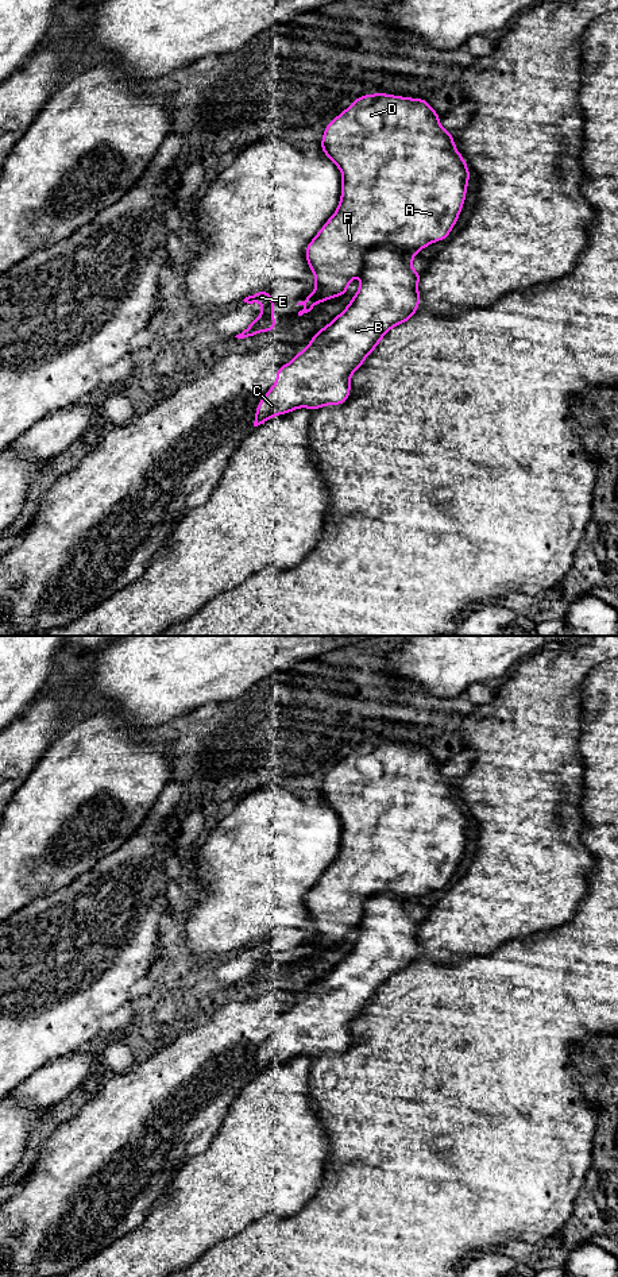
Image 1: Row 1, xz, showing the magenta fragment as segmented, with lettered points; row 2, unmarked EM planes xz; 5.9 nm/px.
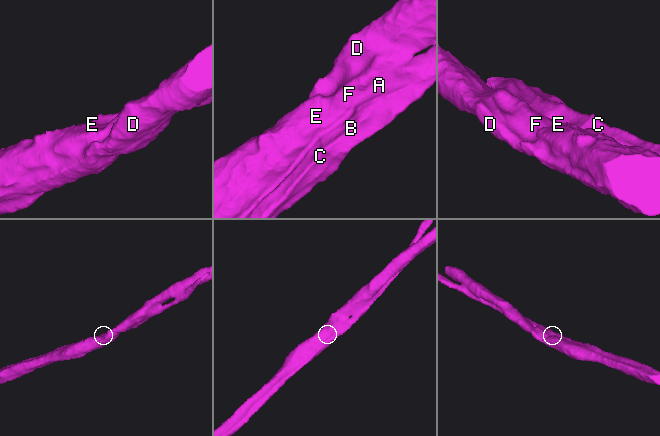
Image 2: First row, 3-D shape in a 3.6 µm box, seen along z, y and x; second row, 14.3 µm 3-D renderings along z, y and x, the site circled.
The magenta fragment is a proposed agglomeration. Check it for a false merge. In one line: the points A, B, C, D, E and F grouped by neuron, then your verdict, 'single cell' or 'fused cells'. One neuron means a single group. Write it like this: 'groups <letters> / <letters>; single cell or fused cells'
groups A B C D E F; single cell

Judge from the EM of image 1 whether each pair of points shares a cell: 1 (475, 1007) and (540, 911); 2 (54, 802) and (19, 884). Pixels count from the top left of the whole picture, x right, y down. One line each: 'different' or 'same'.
1: different
2: same

